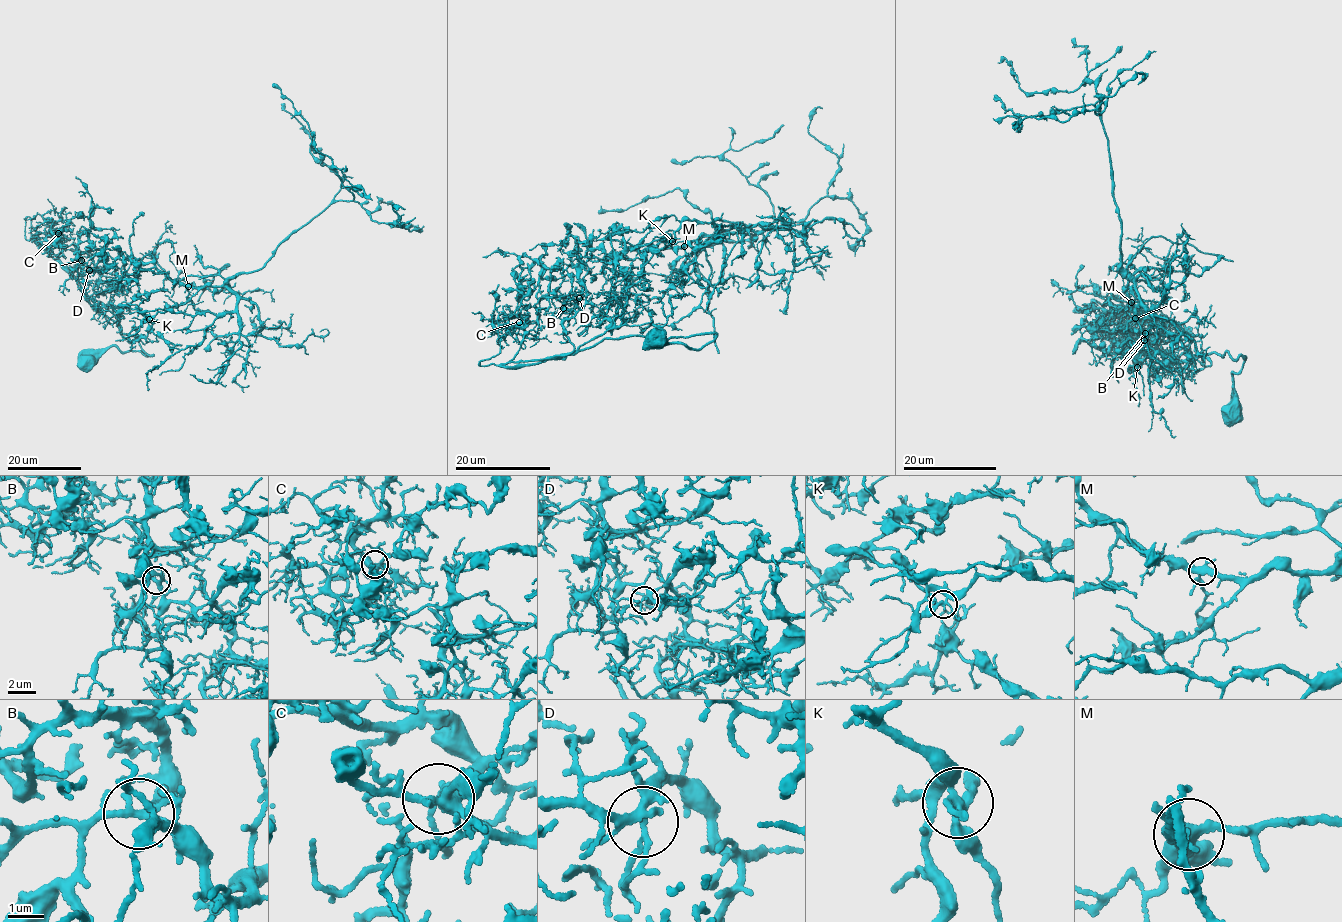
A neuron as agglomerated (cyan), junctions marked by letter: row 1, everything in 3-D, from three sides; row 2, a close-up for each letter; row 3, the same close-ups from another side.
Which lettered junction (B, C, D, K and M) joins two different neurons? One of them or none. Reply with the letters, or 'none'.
K

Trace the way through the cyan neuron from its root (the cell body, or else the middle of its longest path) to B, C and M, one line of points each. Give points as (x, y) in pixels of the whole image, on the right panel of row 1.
B: (1230, 412), (1231, 375), (1246, 357), (1204, 356), (1191, 336), (1158, 344), (1145, 333)
C: (1230, 412), (1235, 393), (1231, 375), (1246, 357), (1199, 354), (1194, 339), (1164, 315), (1153, 324), (1135, 318)
M: (1230, 412), (1231, 375), (1246, 357), (1199, 354), (1191, 336), (1158, 344), (1105, 330), (1112, 306), (1131, 302)

